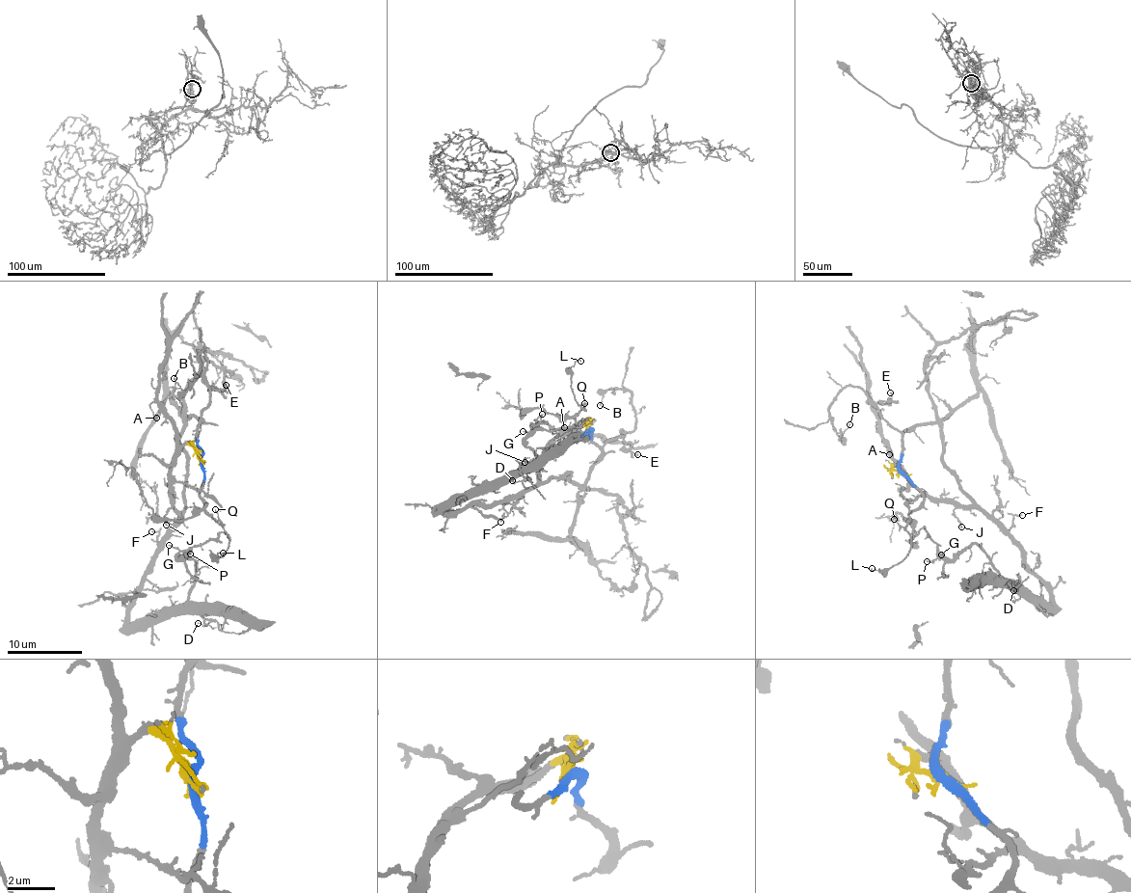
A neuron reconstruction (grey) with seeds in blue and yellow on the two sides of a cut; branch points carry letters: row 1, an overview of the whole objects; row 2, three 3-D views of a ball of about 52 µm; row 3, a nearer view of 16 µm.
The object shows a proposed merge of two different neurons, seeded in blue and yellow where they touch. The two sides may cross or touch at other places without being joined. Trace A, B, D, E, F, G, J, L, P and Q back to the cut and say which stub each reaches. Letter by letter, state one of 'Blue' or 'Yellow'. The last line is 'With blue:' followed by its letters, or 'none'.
A: Yellow
B: Blue
D: Yellow
E: Blue
F: Yellow
G: Yellow
J: Yellow
L: Blue
P: Yellow
Q: Blue
With blue: B, E, L, Q

